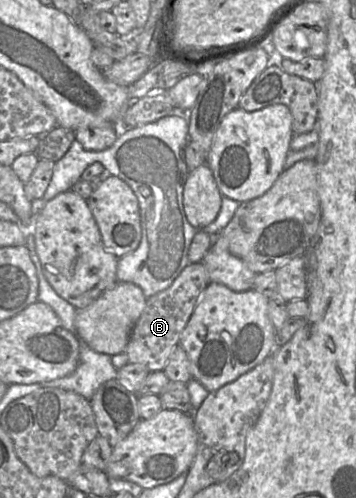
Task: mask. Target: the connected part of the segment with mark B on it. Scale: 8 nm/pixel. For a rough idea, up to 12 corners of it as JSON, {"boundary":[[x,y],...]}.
{"boundary":[[189,263],[147,298],[129,363],[163,371],[209,283]]}

